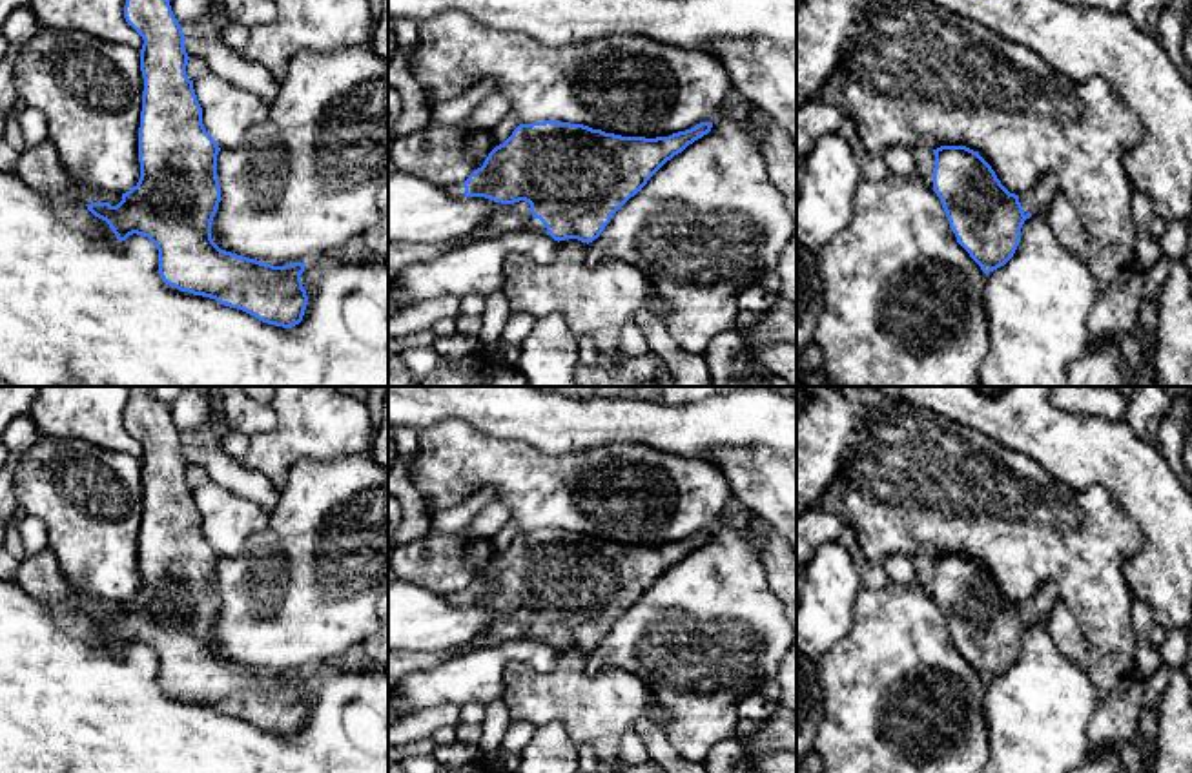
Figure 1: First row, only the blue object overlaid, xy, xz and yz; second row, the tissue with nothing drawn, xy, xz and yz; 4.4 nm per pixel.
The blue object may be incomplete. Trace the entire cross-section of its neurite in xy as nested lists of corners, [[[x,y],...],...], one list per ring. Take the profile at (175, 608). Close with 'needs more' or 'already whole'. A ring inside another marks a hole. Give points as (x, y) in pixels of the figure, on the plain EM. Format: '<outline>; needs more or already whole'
[[[131,386],[124,414],[126,430],[142,445],[140,479],[144,487],[139,536],[139,591],[122,603],[111,603],[73,587],[55,551],[47,545],[18,563],[13,582],[42,603],[67,603],[106,629],[122,651],[129,644],[148,645],[159,658],[162,689],[180,700],[215,707],[255,727],[292,737],[303,729],[308,704],[301,682],[304,671],[273,675],[221,658],[211,647],[211,629],[221,611],[217,563],[221,556],[202,532],[202,516],[193,489],[186,483],[186,445],[175,427],[170,405],[157,399],[153,386]]]; needs more

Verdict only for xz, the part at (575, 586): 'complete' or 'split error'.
split error

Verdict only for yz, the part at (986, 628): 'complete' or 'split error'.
split error

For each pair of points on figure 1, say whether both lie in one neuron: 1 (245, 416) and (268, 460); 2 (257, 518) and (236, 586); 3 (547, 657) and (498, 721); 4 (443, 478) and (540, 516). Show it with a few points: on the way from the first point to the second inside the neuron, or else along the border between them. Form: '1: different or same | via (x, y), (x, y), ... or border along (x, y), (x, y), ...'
1: different | border along (272, 405), (276, 425), (250, 438)
2: different | border along (270, 513), (270, 522), (237, 555), (221, 558)
3: different | border along (500, 697), (485, 706)
4: same | via (467, 476), (500, 476), (516, 493)

